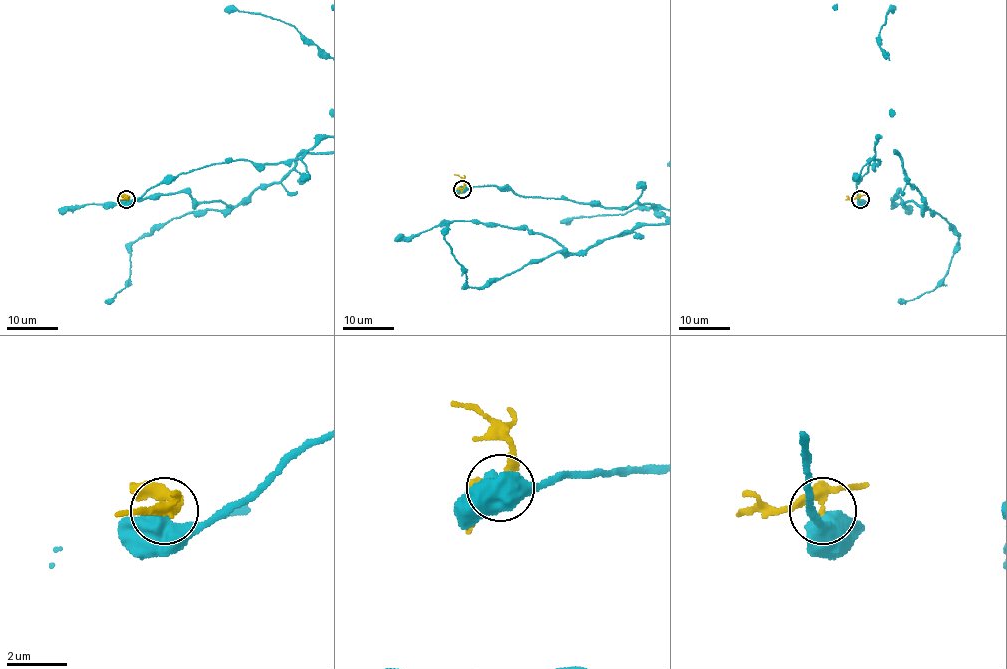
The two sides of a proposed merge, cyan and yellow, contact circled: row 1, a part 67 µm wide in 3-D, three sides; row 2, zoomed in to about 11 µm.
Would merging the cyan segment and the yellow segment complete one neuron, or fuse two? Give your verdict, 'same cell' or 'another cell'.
another cell

